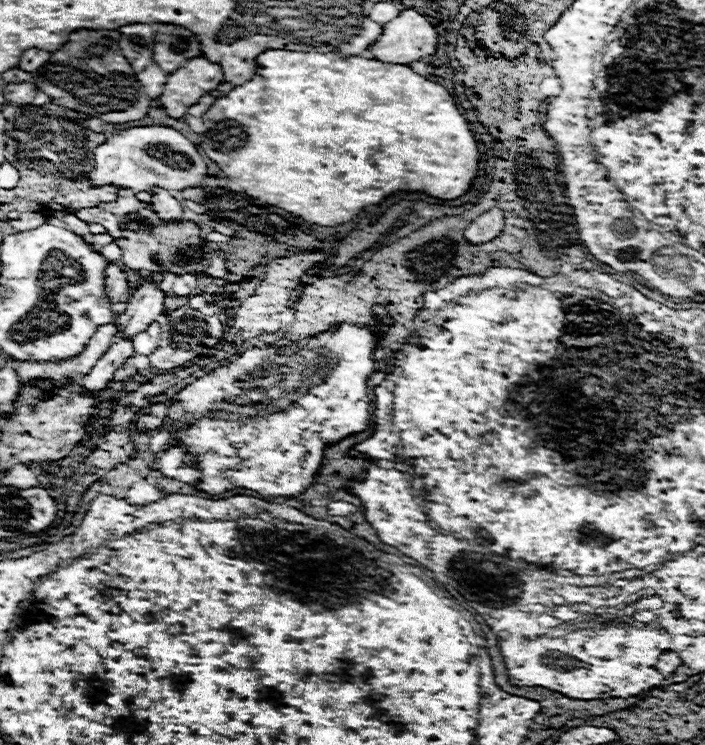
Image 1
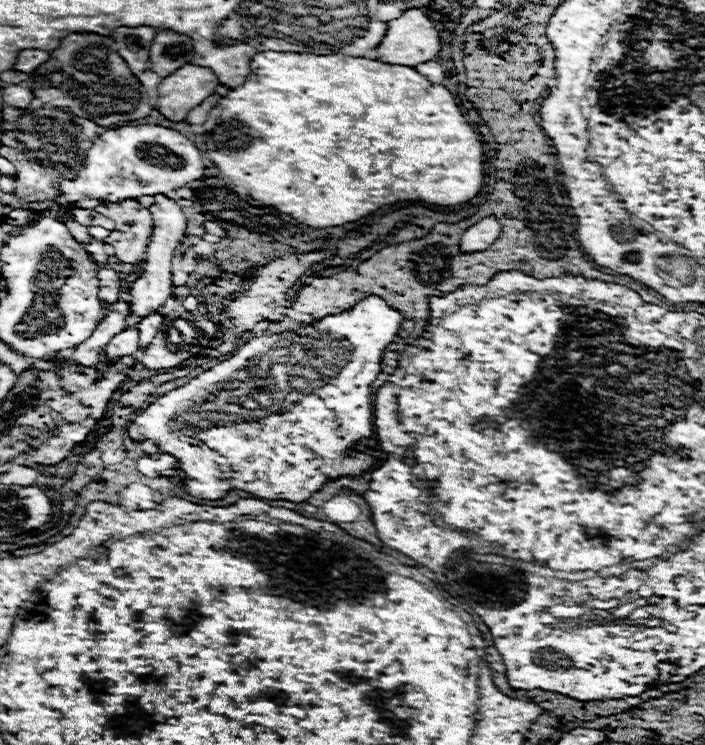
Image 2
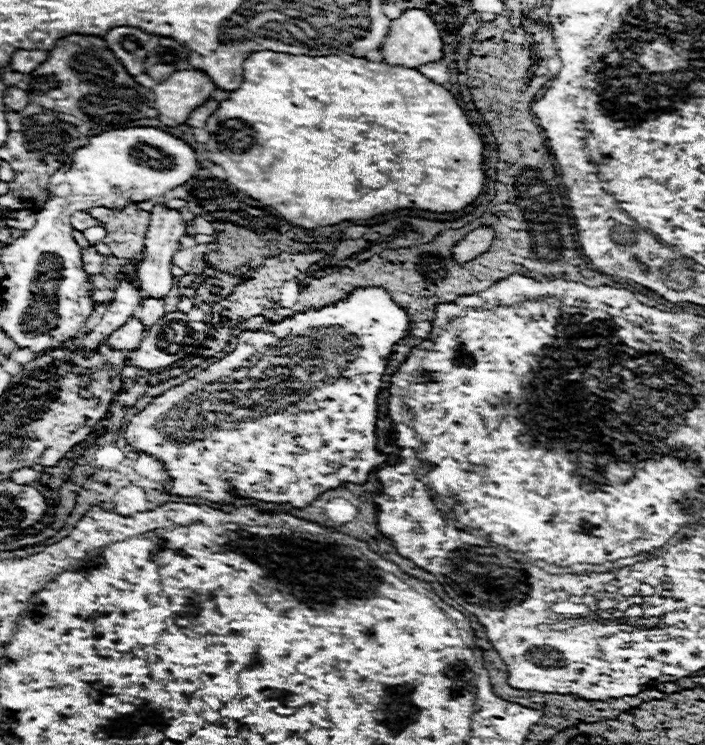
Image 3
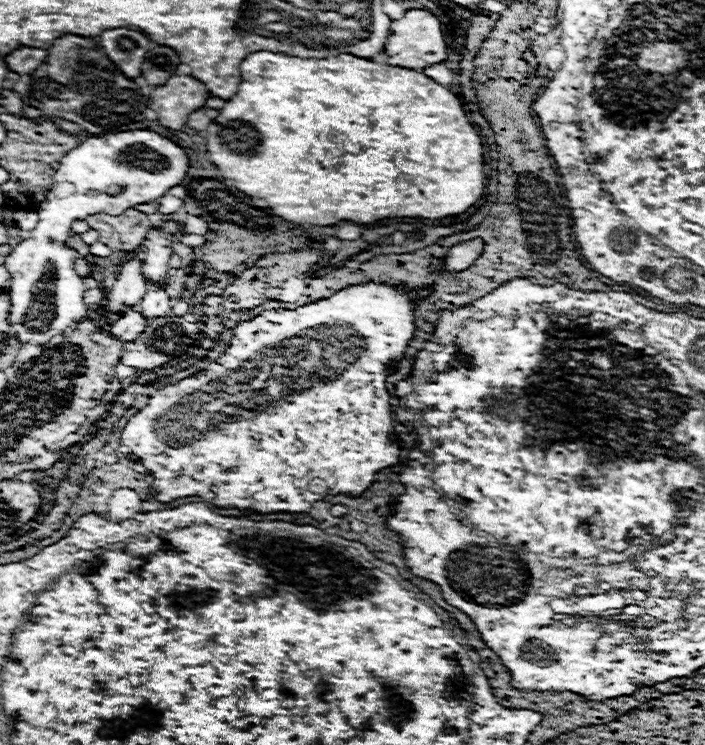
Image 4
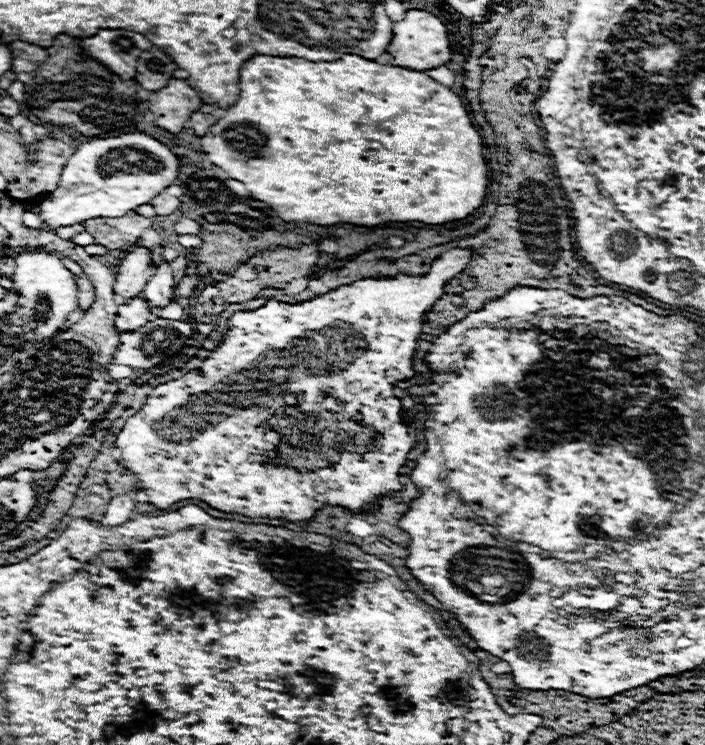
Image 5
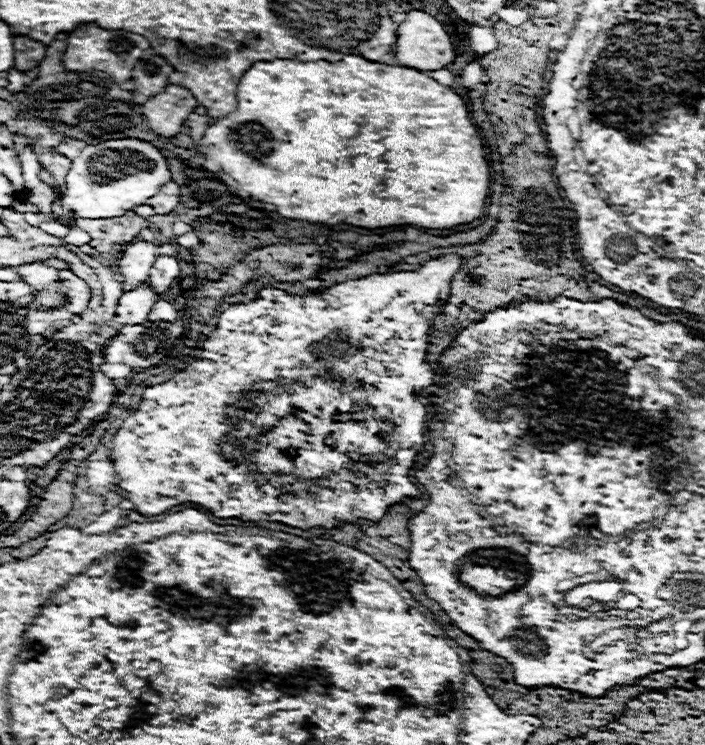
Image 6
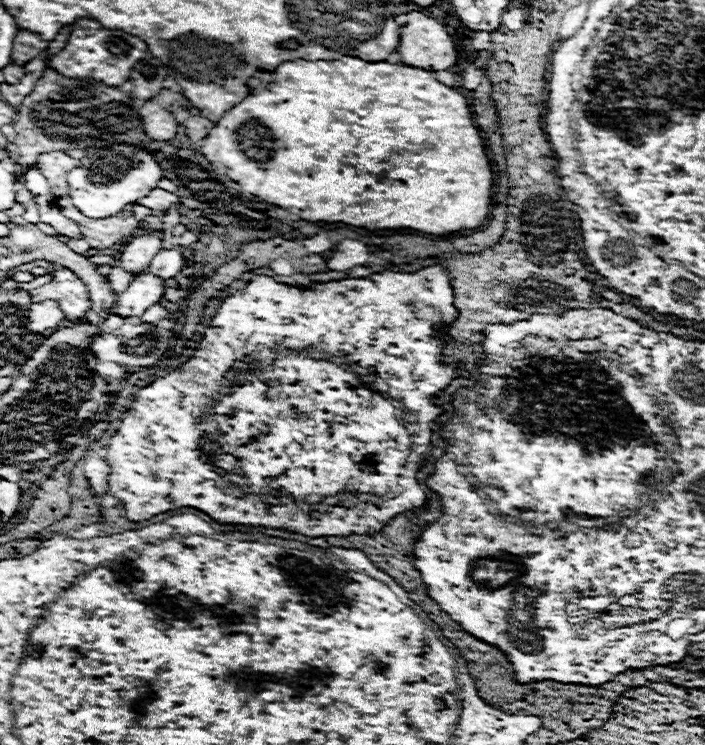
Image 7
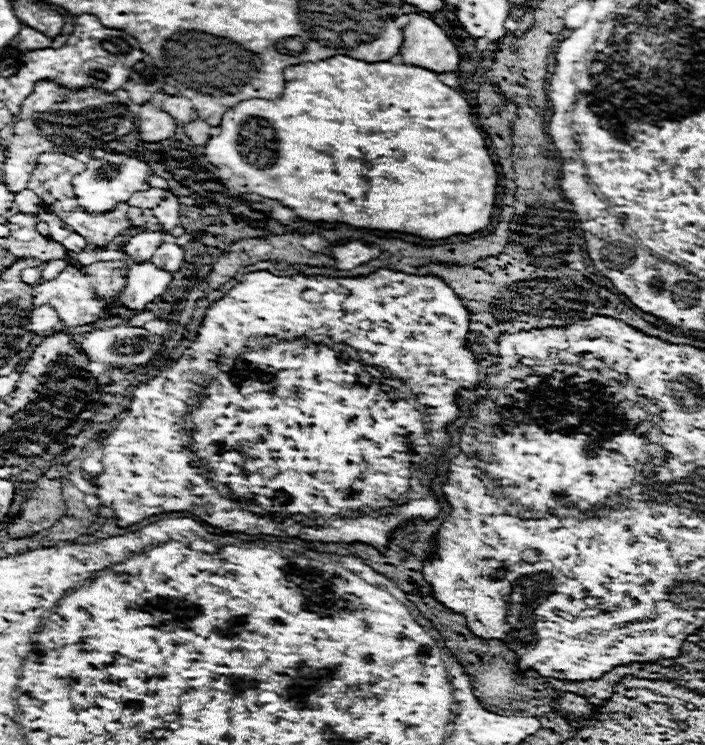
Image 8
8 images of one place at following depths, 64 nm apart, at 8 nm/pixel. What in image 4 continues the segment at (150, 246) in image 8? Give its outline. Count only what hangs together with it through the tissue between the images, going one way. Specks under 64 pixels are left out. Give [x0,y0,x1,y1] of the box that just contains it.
[108,256,148,320]

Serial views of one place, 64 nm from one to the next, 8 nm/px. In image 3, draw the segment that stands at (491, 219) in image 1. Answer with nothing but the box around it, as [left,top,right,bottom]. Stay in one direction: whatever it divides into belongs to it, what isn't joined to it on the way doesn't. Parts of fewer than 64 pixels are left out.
[452,228,494,264]

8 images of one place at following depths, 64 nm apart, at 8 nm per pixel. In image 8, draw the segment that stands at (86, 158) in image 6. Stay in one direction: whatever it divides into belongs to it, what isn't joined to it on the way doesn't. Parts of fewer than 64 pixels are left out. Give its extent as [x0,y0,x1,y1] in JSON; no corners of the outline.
[74,154,152,212]

